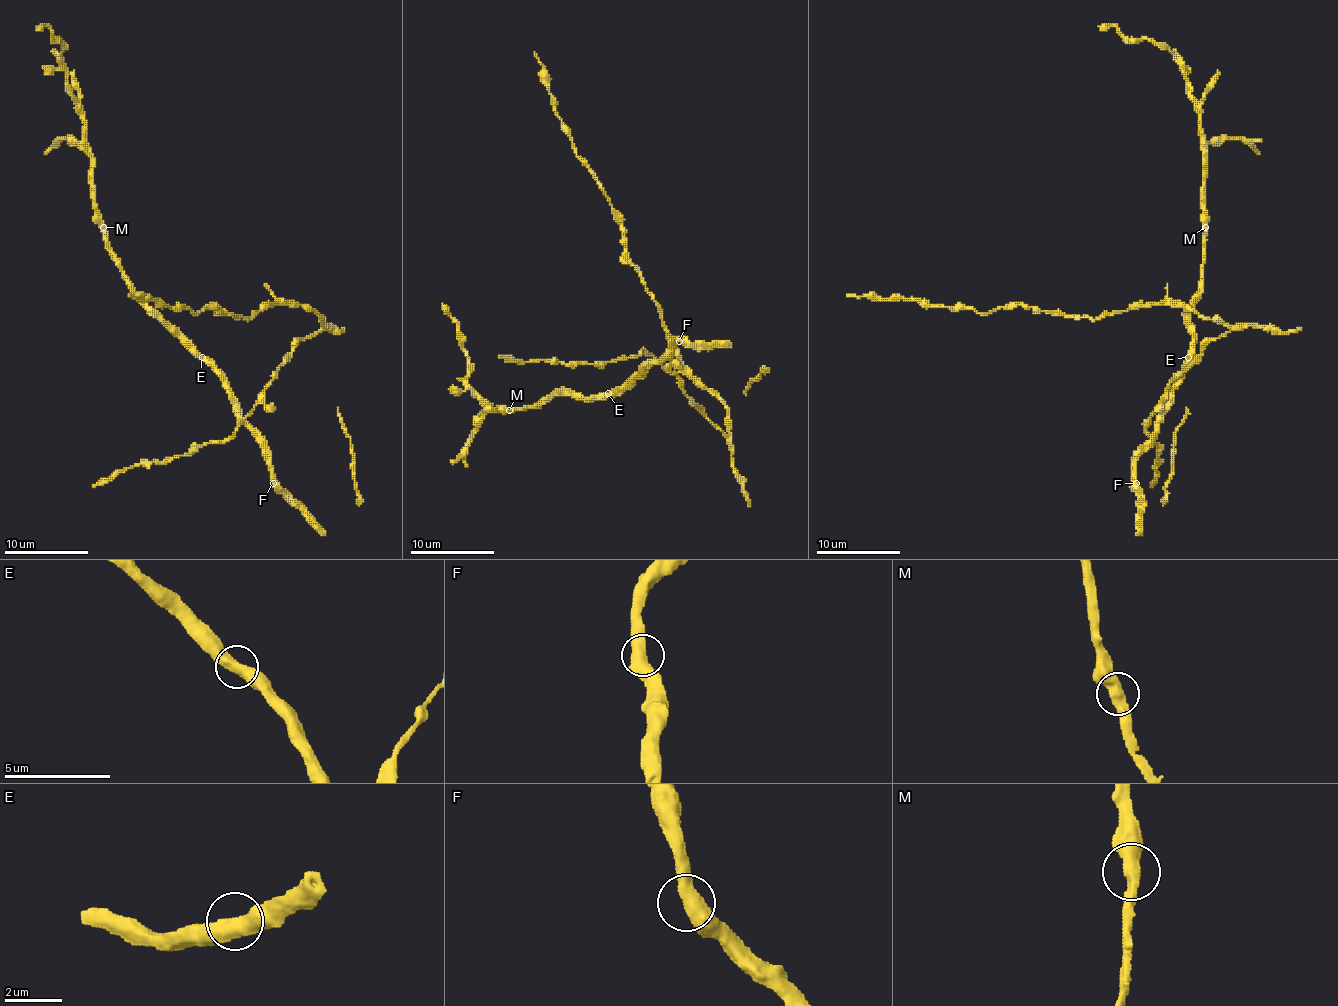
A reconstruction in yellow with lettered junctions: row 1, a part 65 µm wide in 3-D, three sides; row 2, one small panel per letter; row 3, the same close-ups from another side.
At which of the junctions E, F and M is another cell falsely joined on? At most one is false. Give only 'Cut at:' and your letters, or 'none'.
Cut at: none

